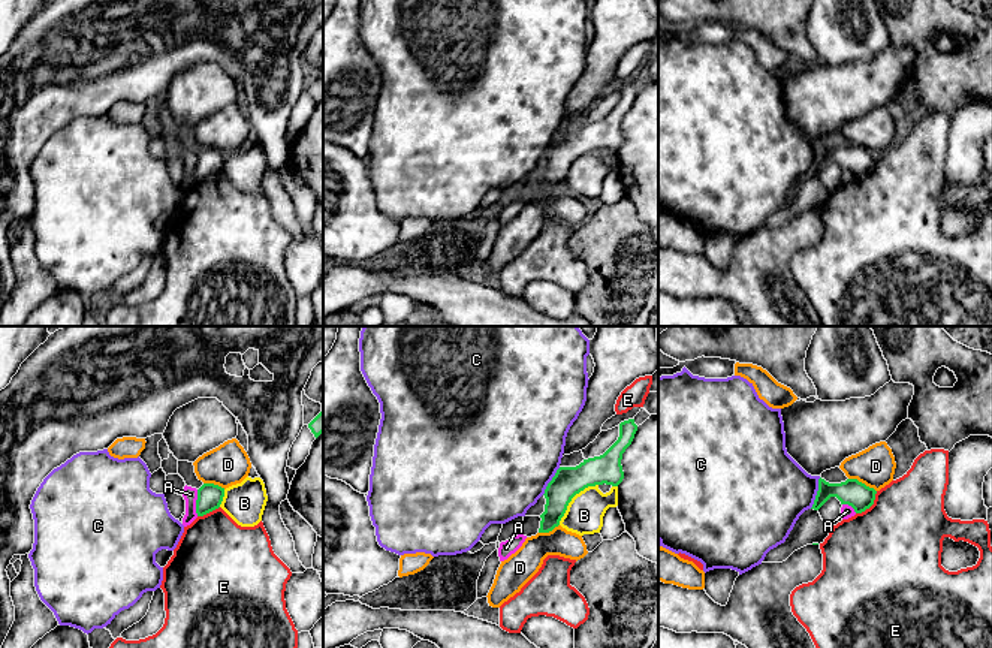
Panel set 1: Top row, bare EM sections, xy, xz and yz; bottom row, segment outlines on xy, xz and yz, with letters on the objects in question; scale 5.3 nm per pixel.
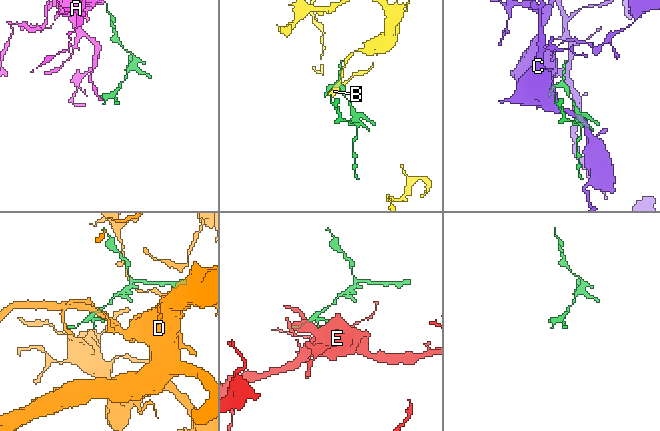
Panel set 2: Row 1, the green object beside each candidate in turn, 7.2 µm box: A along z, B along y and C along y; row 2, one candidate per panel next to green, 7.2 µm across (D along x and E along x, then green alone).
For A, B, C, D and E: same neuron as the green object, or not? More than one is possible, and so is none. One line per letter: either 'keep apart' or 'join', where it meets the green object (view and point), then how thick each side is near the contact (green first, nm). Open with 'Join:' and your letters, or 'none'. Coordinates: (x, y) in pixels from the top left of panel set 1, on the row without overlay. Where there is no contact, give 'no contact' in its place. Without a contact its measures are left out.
Join: none
A: keep apart; contact xy (196, 168); calibres 140 and 80 nm
B: keep apart; contact xz (572, 162); calibres 160 and 200 nm
C: keep apart; contact yz (817, 157); calibres 140 and 400 nm
D: keep apart; contact yz (861, 147); calibres 140 and 220 nm
E: keep apart; contact yz (870, 171); calibres 140 and 500 nm

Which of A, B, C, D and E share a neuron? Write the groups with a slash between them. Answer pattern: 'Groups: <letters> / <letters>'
Groups: A / B / C / D / E

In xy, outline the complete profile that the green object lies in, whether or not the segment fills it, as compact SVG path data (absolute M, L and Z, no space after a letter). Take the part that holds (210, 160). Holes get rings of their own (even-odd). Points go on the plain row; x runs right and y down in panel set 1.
M203 148L198 154L196 178L203 181L220 172L224 162L224 153L214 148Z

